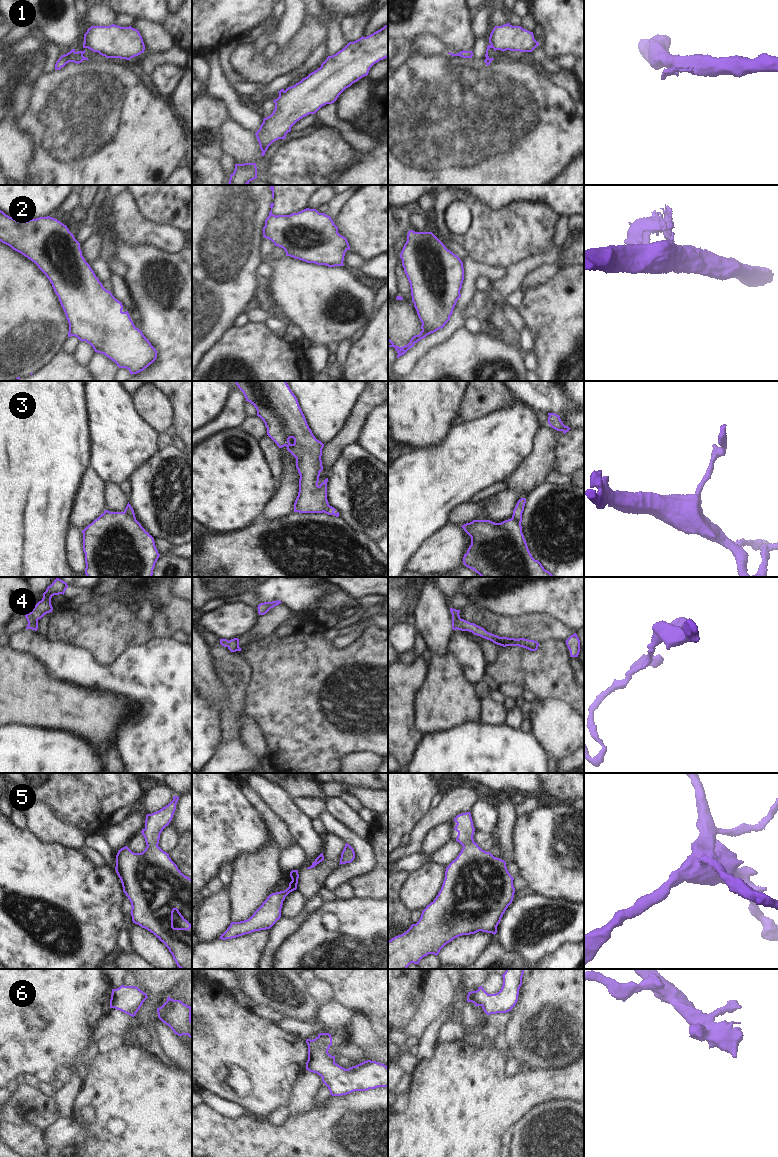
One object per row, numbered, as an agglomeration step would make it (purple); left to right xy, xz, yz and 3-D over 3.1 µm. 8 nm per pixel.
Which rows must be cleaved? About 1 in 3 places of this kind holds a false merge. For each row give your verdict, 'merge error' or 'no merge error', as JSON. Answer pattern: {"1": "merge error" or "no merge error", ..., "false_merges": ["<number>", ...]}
{"1": "merge error", "2": "merge error", "3": "merge error", "4": "no merge error", "5": "no merge error", "6": "no merge error", "false_merges": ["1", "2", "3"]}

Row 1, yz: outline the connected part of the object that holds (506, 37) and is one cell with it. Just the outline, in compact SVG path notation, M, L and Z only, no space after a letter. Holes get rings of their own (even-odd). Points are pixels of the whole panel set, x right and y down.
M510 23L495 26L490 34L489 43L495 50L532 52L539 42L534 39L533 32L521 26L512 26Z

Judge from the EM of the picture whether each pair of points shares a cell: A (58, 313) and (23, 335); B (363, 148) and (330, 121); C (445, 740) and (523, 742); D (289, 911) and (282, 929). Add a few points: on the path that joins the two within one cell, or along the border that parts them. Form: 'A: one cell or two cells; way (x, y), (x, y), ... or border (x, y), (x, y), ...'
A: one cell; way (49, 317), (32, 326)
B: one cell; way (356, 139), (343, 126), (339, 125)
C: one cell; way (464, 742), (504, 742)
D: two cells; border (304, 901), (304, 907), (297, 915), (281, 916)

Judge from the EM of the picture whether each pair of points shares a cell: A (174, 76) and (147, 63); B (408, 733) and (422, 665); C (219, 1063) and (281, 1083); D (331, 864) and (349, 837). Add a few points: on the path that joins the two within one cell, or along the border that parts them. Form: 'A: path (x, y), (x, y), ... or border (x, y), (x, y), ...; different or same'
A: border (180, 67), (174, 64), (160, 64), (150, 75); different
B: path (406, 716), (406, 682); same
C: path (234, 1063), (253, 1063), (266, 1076); same
D: border (327, 832), (338, 835), (345, 843); different

